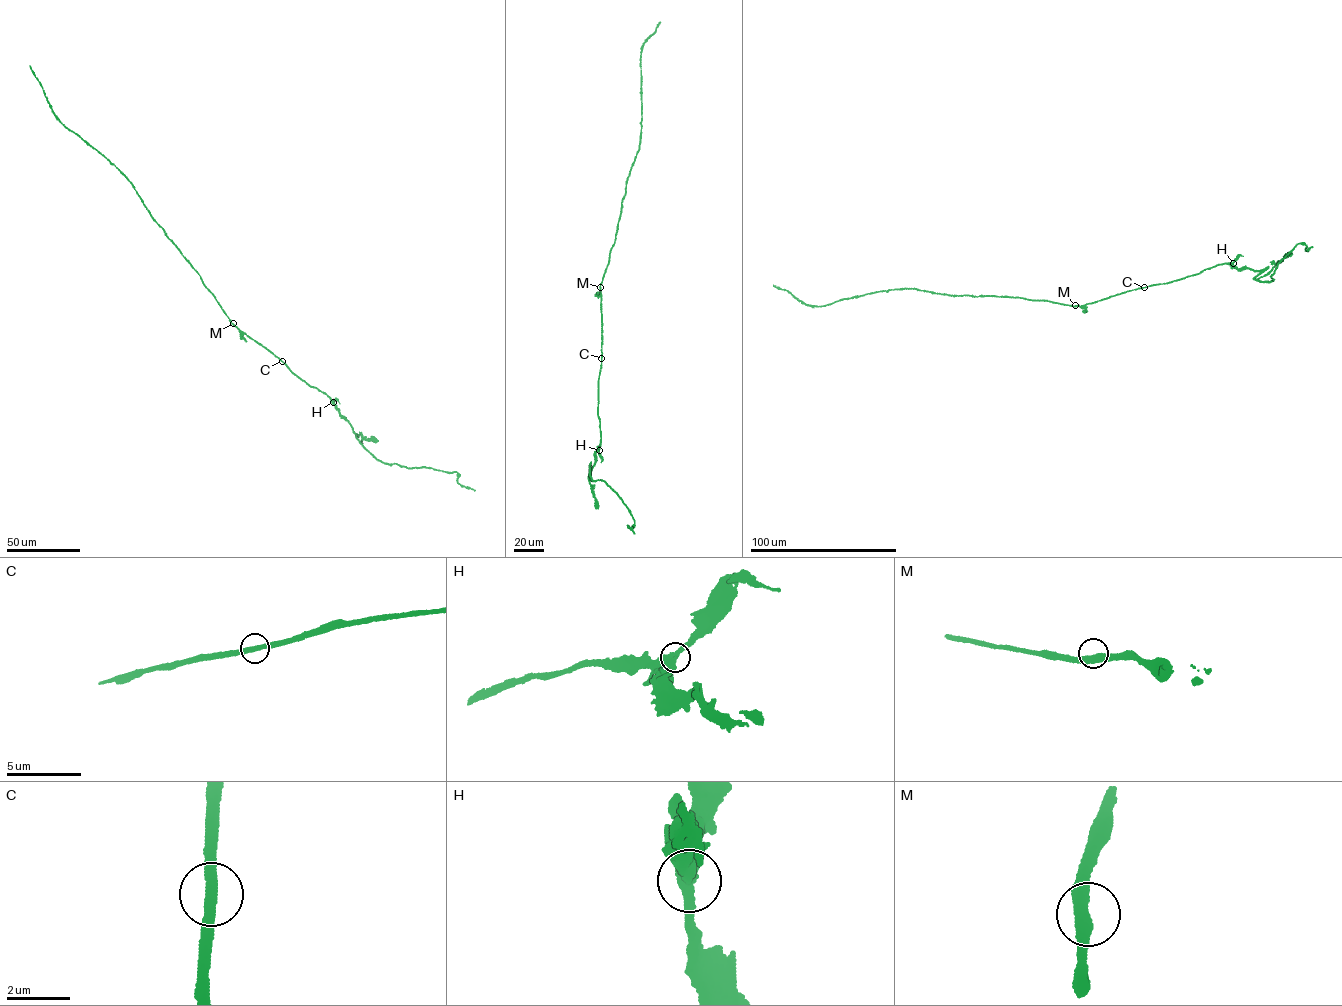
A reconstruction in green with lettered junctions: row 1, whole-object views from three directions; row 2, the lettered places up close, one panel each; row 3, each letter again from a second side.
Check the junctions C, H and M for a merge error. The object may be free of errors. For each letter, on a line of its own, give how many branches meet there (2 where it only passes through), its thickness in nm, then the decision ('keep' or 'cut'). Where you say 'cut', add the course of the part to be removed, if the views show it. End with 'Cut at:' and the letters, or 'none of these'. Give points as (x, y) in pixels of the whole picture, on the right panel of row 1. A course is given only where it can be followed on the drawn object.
C: 2 | 320 nm | keep
H: 2 | 440 nm | keep
M: 2 | 440 nm | keep
Cut at: none of these

